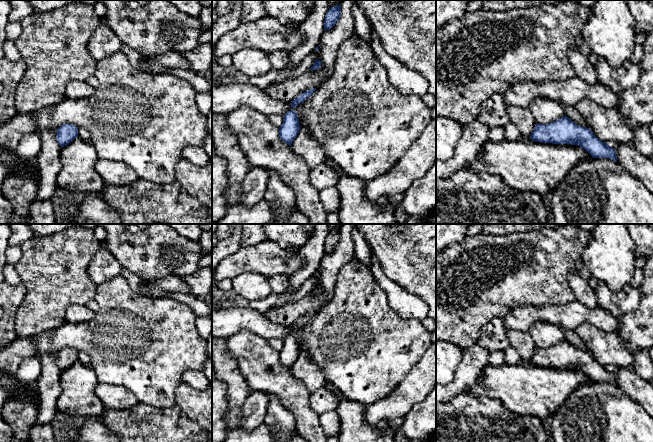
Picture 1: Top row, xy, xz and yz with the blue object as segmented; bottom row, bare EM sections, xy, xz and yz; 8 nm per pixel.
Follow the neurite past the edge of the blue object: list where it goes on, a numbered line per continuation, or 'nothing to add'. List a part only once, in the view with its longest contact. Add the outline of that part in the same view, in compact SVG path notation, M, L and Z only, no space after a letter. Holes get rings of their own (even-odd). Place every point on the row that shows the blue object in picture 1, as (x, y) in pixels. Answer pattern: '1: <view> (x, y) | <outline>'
nothing to add

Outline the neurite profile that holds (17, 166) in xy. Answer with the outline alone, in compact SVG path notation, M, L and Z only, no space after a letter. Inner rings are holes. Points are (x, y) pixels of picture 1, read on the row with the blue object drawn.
M0 147L0 163L6 165L8 174L12 174L15 177L40 177L32 163L28 159L19 157L15 151Z

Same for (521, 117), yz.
M508 106L507 115L510 121L518 128L523 139L530 139L536 122L529 108Z

